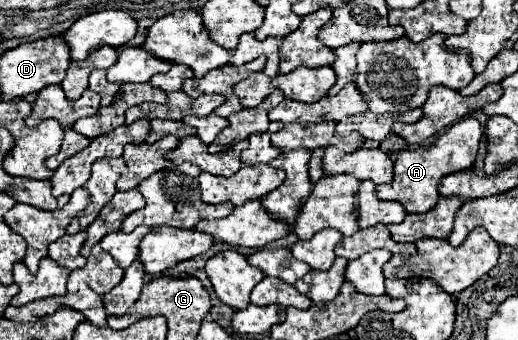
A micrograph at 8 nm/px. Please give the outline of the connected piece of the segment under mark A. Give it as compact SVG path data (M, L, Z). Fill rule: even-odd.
M466 116L454 126L450 126L442 136L438 136L434 144L420 146L416 150L398 152L396 162L394 162L394 182L376 186L376 196L380 200L400 202L406 208L406 212L412 212L412 214L424 214L432 210L440 198L438 182L444 176L466 170L474 164L474 158L478 154L480 136L482 136L480 122L474 116Z

